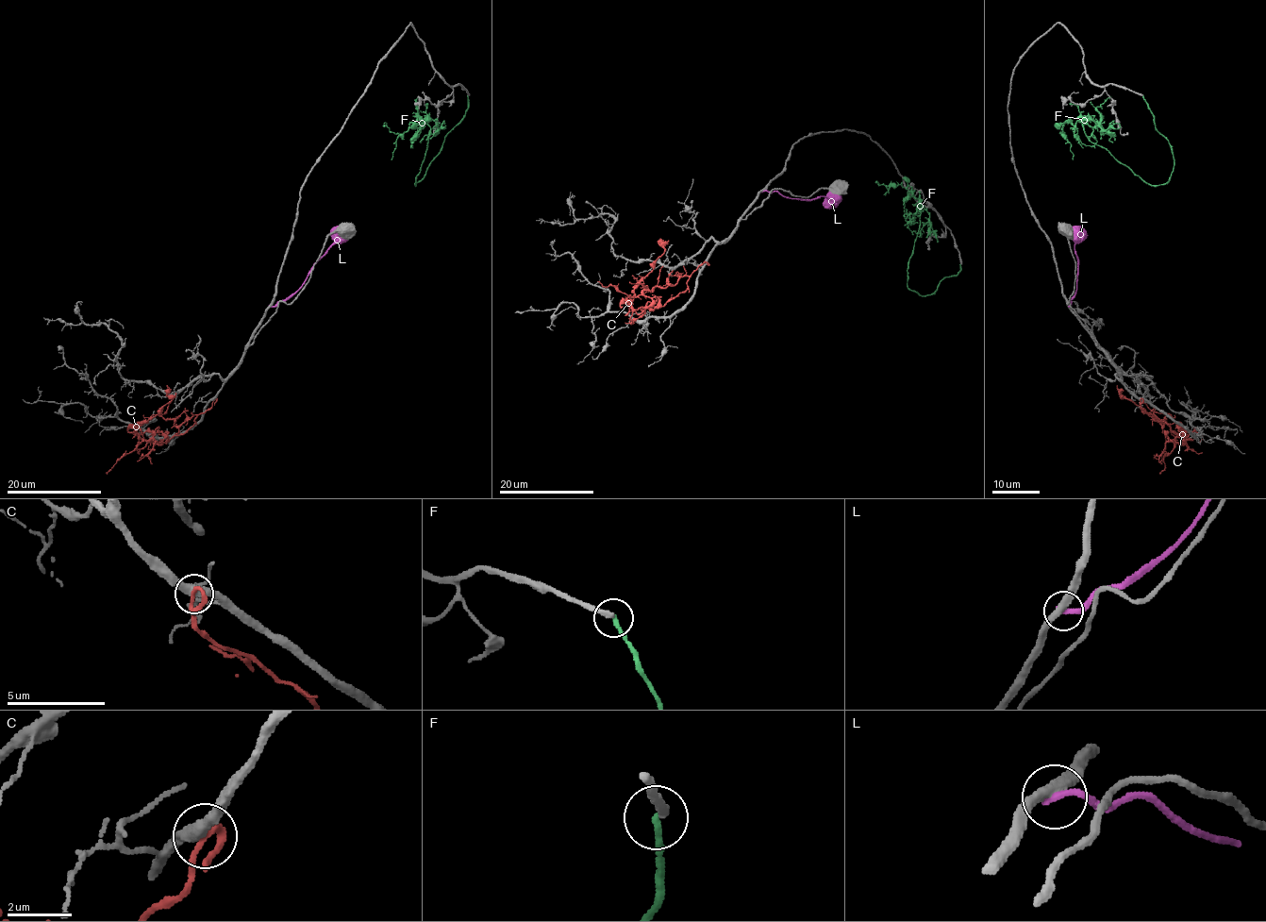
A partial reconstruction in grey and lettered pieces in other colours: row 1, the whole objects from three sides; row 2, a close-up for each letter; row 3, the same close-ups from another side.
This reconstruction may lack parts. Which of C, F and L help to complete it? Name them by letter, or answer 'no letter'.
no letter

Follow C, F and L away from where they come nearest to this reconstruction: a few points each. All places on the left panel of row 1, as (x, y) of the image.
C: (214, 399), (185, 432), (156, 444), (139, 435), (137, 426), (161, 413), (172, 399), (167, 385)
F: (467, 95), (462, 119), (415, 185), (430, 133), (425, 121), (421, 125), (412, 121), (397, 138), (391, 159)
L: (270, 307), (286, 301), (299, 289), (313, 265), (334, 242), (334, 230), (342, 226)

